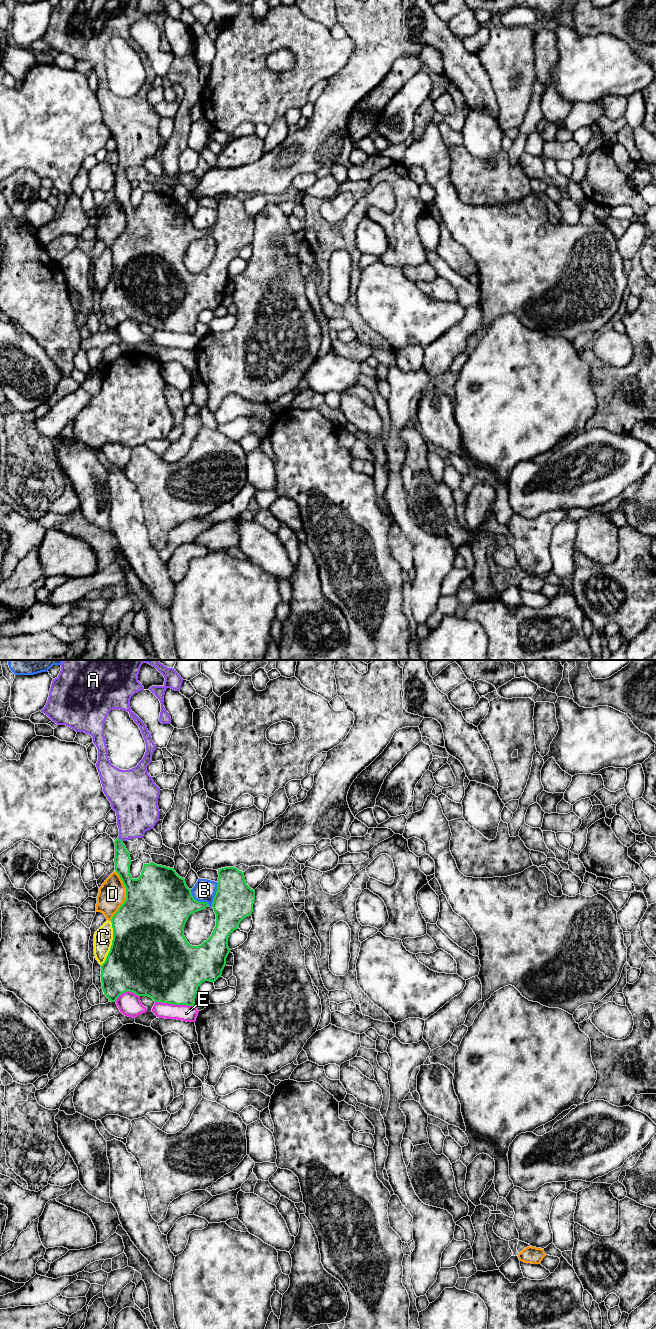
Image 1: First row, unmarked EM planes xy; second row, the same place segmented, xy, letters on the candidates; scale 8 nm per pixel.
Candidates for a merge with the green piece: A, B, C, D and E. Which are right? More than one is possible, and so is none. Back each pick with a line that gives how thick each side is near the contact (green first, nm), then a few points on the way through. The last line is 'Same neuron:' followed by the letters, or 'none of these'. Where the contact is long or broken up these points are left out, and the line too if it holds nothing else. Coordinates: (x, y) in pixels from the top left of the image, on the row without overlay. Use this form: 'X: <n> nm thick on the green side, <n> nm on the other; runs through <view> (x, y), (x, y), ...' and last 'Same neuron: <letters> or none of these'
A: 130 nm thick on the green side, 320 nm on the other; runs through xy (122, 187), (120, 167), (132, 152), (136, 141)
Same neuron: A

